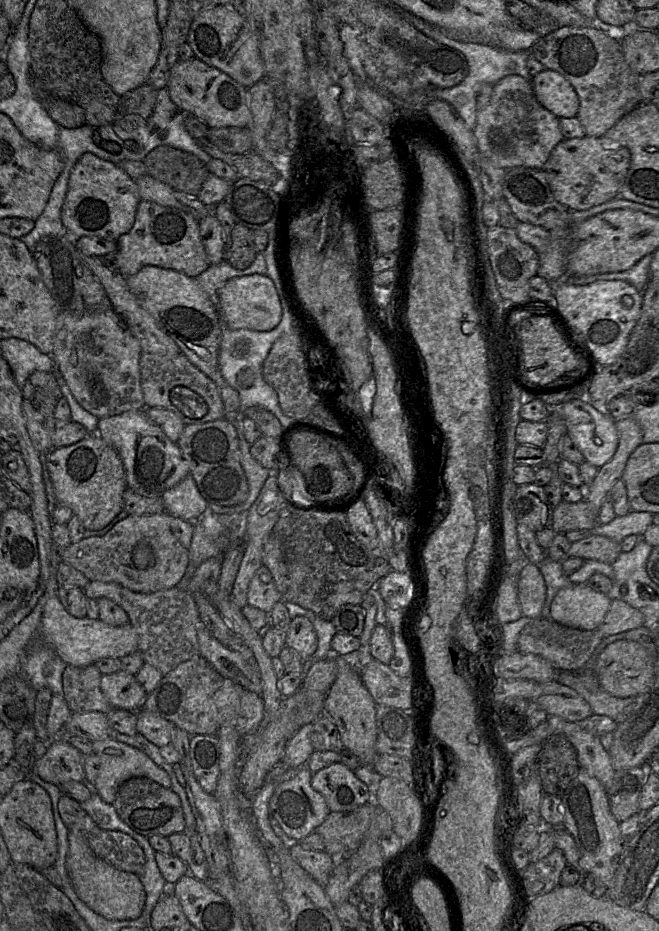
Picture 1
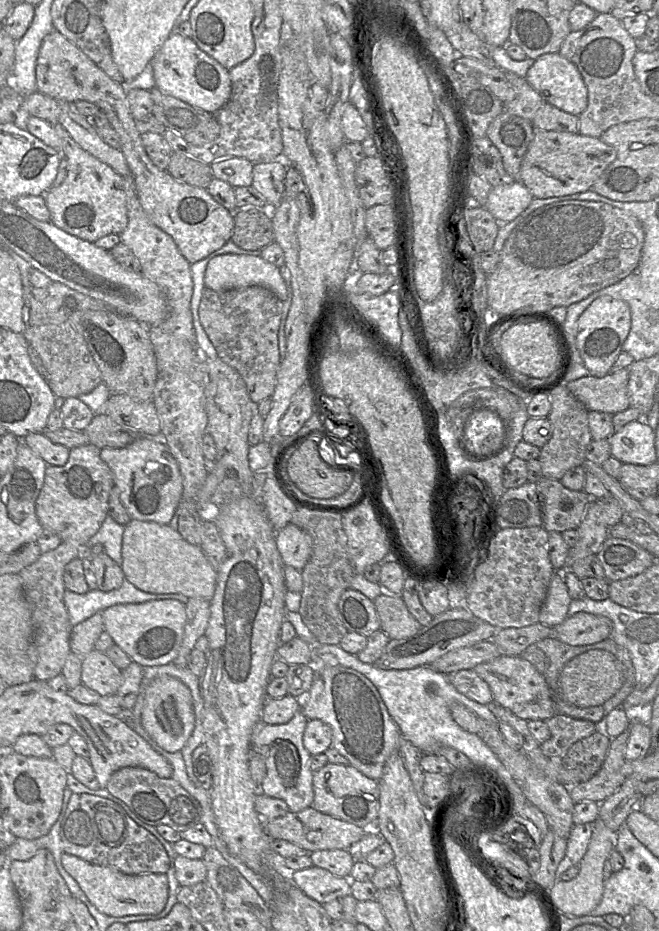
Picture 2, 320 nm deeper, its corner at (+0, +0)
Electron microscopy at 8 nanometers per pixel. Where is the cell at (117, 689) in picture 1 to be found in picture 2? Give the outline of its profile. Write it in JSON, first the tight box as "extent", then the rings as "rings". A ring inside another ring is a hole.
{"extent":[81,648,122,696],"rings":[[[94,648],[82,659],[81,683],[100,696],[115,695],[122,683],[122,670]]]}

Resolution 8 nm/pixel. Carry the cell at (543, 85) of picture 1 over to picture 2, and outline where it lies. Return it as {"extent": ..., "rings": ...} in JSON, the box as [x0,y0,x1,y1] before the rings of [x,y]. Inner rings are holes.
{"extent":[525,53,588,117],"rings":[[[547,53],[534,60],[525,77],[543,100],[579,117],[588,105],[588,91],[576,65],[559,53]]]}

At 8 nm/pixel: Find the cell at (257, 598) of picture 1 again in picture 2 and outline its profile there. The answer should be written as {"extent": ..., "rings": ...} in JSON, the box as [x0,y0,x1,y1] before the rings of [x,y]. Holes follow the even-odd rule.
{"extent":[275,523,312,570],"rings":[[[288,523],[276,531],[275,540],[284,565],[302,570],[312,554],[311,535],[295,524]]]}

